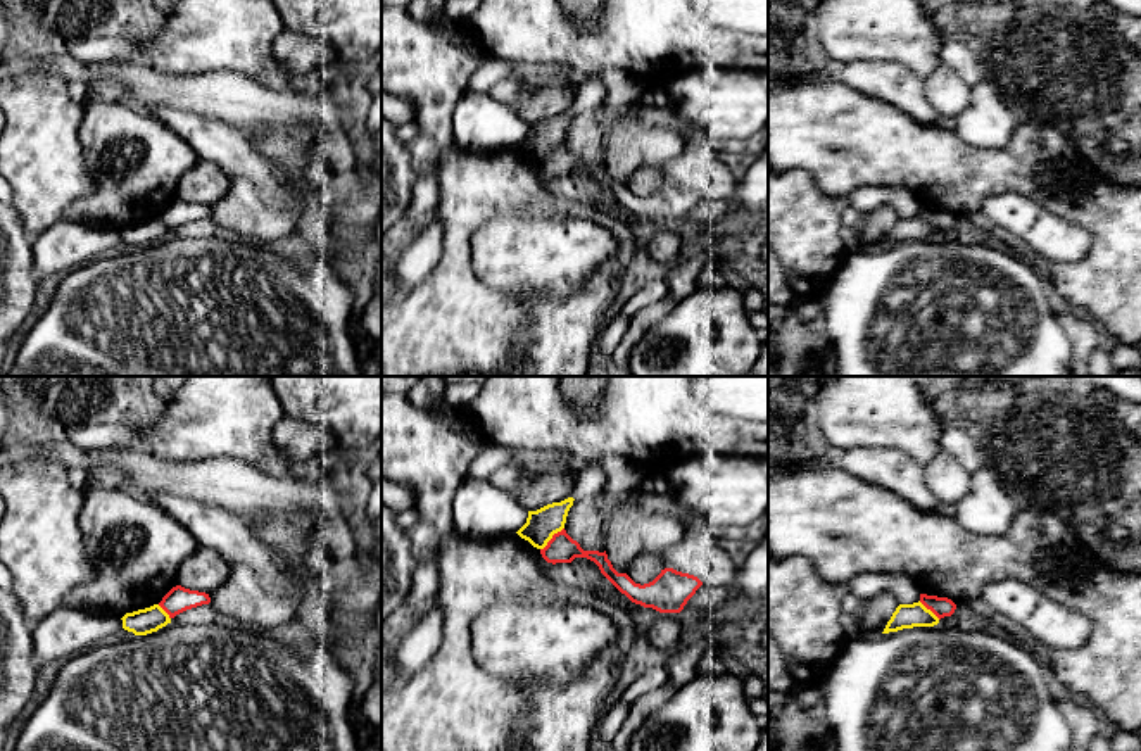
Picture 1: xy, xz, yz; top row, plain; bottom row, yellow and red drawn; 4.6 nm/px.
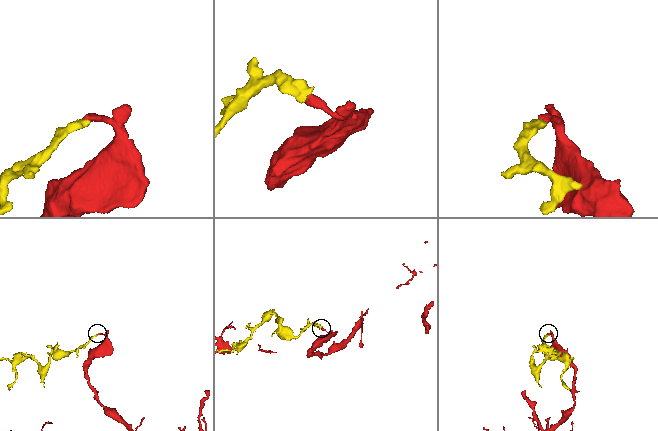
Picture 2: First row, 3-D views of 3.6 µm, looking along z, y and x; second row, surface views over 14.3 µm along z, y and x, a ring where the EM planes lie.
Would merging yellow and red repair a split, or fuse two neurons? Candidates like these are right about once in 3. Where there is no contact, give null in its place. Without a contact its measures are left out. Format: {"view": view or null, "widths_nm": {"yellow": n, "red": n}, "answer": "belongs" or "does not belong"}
{"view": "xz", "widths_nm": {"yellow": 150, "red": 140}, "answer": "does not belong"}

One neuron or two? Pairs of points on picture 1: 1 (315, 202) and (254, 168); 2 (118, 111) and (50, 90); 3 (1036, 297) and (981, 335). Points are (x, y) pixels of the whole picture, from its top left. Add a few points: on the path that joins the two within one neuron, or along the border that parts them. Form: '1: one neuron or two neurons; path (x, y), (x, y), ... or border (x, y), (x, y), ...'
1: one neuron; path (299, 201), (285, 197), (270, 182)
2: two neurons; border (87, 104), (80, 126), (80, 144)
3: one neuron; path (1022, 297), (995, 321)

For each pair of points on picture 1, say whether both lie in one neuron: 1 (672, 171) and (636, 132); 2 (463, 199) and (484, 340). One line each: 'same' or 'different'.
1: different
2: same

